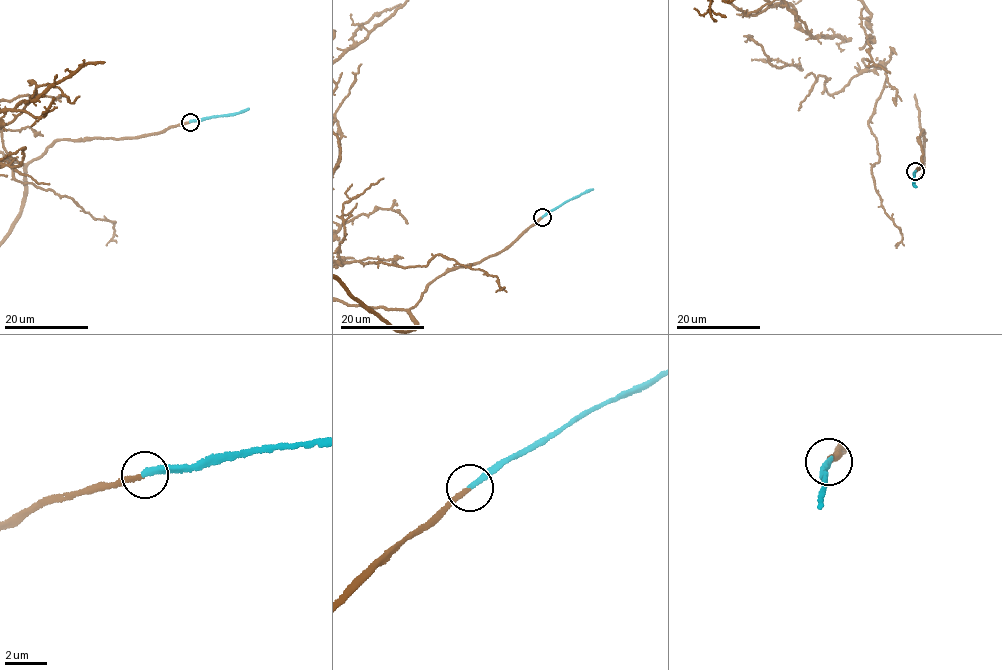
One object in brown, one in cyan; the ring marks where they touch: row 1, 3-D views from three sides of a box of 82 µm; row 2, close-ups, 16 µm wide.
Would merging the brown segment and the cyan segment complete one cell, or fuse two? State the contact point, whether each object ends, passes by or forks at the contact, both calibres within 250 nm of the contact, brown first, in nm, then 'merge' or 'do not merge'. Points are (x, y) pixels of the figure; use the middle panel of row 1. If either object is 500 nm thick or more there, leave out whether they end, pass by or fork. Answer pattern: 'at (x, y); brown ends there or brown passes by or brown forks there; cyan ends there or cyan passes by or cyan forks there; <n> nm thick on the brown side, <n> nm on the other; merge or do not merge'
at (542, 217); brown ends there; cyan ends there; 220 nm thick on the brown side, 280 nm on the other; merge

